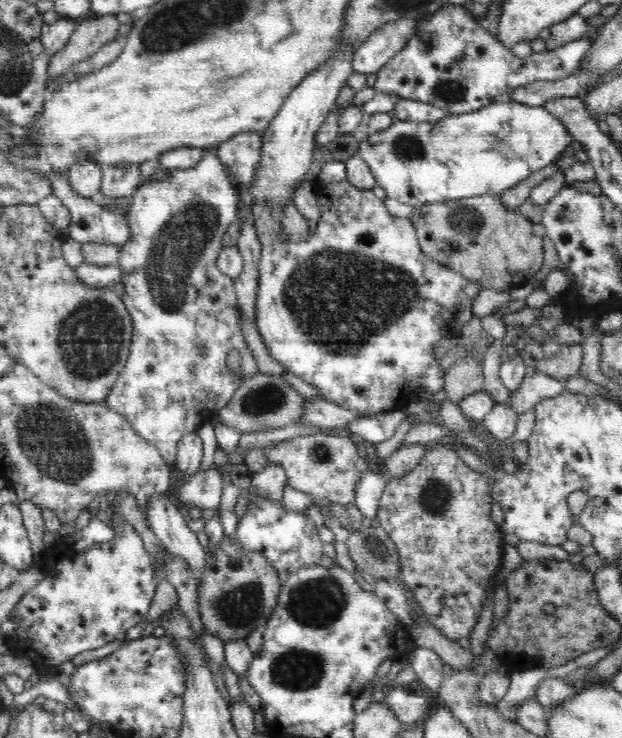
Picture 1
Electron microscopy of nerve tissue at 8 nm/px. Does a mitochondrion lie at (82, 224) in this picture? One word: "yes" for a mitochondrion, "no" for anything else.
no

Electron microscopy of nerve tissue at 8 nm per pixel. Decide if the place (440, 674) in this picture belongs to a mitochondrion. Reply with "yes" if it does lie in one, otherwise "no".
no

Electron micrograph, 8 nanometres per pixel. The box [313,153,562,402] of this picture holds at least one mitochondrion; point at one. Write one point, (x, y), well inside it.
(464, 220)

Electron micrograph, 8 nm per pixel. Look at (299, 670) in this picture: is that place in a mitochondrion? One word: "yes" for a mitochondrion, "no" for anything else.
yes

